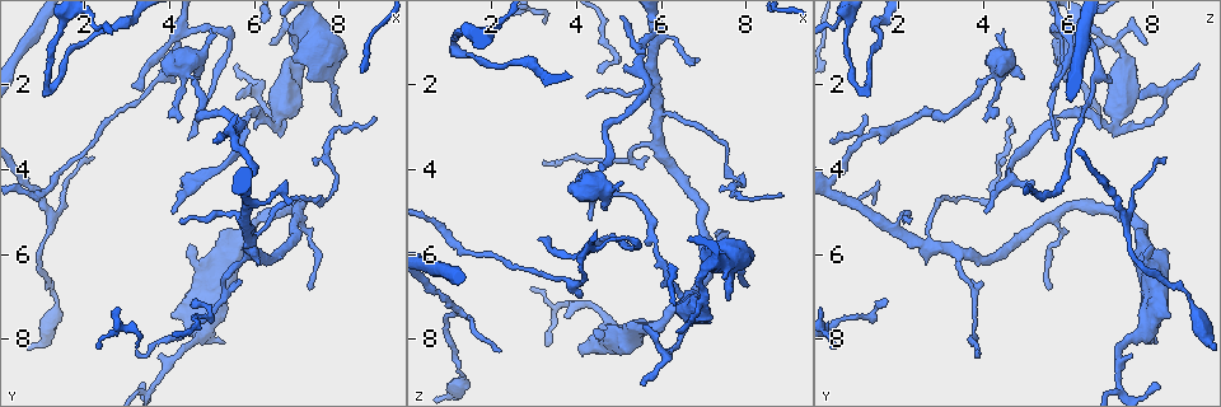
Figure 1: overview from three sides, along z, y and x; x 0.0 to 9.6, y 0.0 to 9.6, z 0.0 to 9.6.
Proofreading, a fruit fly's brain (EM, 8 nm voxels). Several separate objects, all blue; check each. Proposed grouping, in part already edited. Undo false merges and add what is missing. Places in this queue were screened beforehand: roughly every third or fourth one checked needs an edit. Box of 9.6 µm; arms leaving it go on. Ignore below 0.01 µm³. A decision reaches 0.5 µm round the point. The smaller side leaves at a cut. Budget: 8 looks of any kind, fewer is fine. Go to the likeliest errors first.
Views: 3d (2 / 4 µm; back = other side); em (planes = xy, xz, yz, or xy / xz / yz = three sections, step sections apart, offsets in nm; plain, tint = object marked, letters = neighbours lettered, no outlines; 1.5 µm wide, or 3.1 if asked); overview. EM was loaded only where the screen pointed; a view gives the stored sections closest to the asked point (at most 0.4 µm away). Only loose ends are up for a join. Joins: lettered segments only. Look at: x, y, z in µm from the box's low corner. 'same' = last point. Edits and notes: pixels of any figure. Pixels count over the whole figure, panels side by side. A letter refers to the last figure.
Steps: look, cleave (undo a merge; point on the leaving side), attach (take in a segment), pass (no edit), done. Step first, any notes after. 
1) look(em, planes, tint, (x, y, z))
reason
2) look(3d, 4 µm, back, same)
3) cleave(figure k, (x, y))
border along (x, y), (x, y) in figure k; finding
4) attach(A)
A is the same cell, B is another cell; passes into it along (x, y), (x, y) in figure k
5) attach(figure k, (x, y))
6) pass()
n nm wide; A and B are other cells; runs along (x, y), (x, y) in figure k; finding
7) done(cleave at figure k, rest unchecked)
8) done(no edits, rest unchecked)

look(3d, 4 µm, back, (5.25, 8.05, 8.15))
thick end

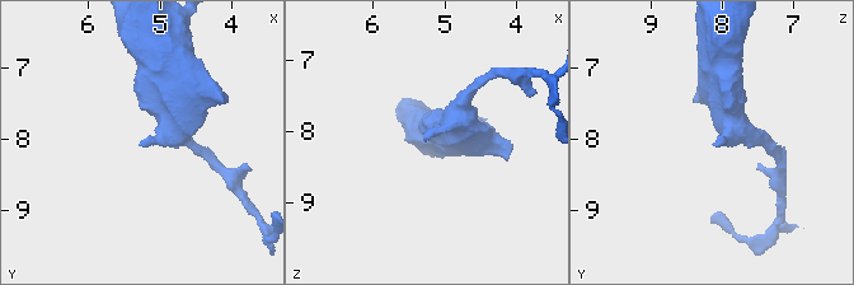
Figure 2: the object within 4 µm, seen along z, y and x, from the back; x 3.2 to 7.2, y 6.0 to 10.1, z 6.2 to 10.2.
look(em, planes, letters, (5.25, 8.10, 8.15))
shape alone is not enough

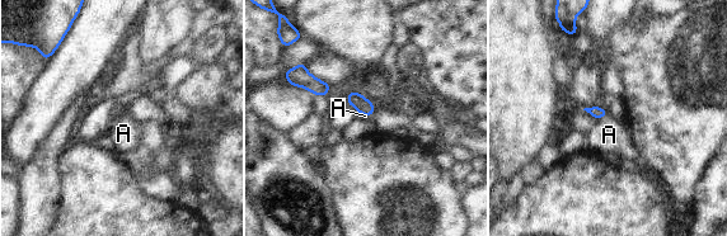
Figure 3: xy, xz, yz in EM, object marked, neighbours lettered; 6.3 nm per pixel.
attach(figure 3, (609, 135))
A is the same cell; passes into it along (596, 112), (601, 117), (609, 135) in figure 3; the neuron continues

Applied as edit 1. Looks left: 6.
look(3d, 4 µm, (4.20, 2.80, 3.95))
thin end

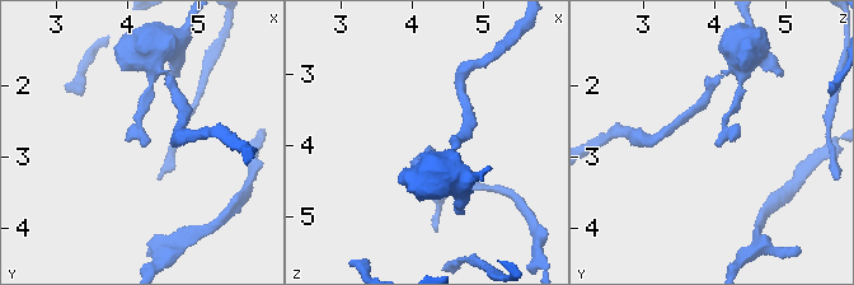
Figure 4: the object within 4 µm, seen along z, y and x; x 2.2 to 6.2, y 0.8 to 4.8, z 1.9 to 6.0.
look(em, planes, letters, (4.25, 2.85, 4.00))

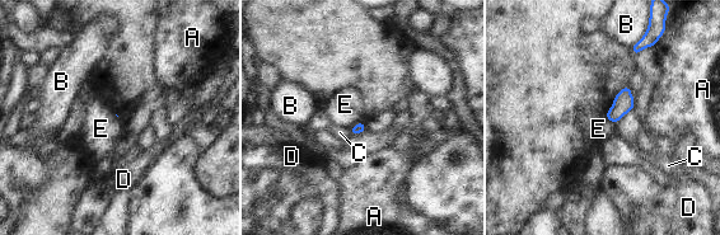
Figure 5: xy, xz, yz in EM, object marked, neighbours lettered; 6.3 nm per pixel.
pass()
A, B, C, D and E are other cells; border along (364, 120), (350, 128) in figure 5; no lettered segment goes on from it

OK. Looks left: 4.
look(em, xy, step 4, letters, (4.20, 5.20, 2.35))
free end

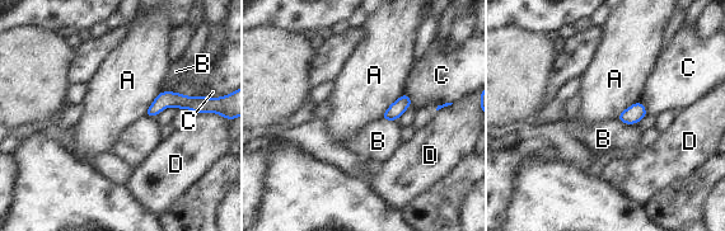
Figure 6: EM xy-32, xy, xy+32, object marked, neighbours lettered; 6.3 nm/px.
look(em, planes, letters, same)
cut it another way

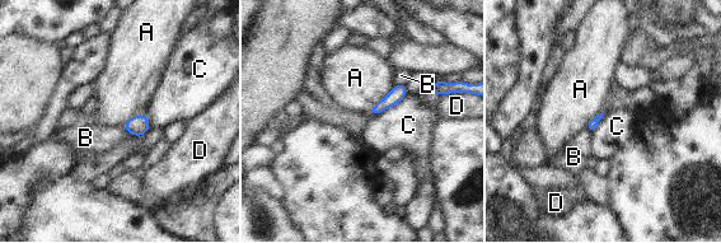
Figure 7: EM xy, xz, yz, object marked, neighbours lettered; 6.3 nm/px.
pass()
A, B, C and D are other cells; border along (405, 96), (391, 107), (370, 115) in figure 7; none of them fits

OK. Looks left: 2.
done(attach at figure 3, rest unchecked)

